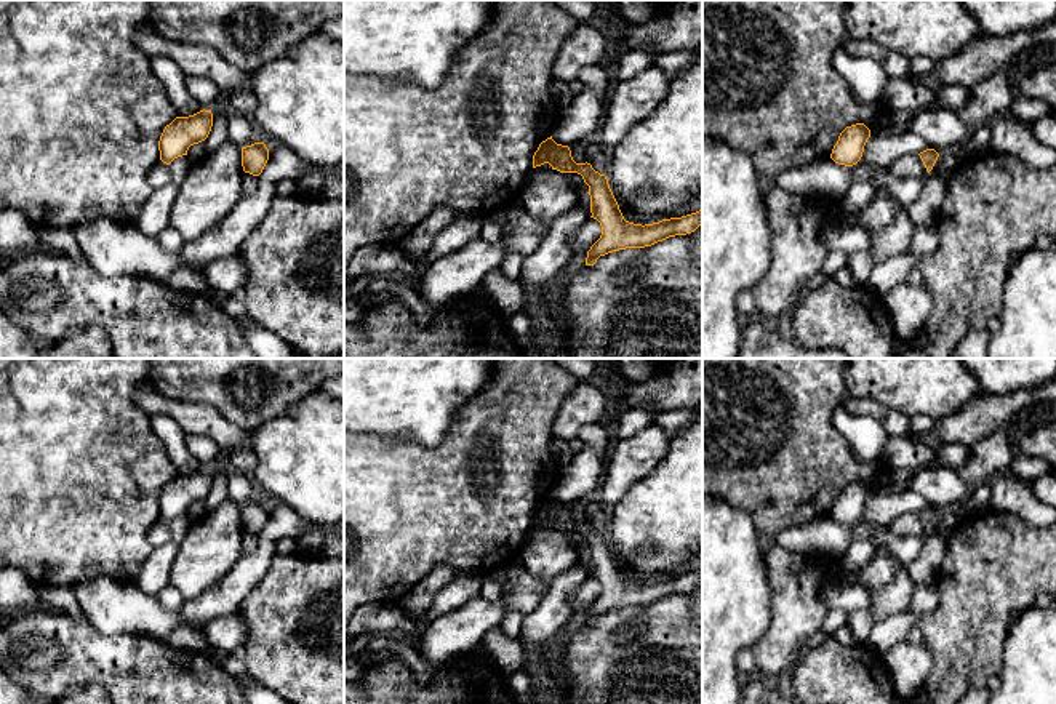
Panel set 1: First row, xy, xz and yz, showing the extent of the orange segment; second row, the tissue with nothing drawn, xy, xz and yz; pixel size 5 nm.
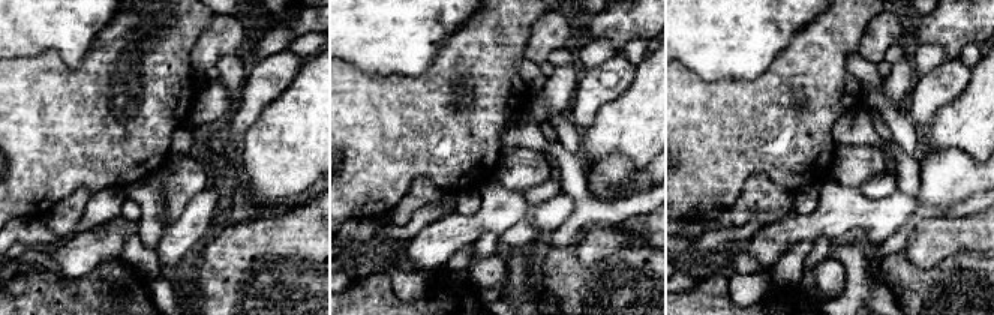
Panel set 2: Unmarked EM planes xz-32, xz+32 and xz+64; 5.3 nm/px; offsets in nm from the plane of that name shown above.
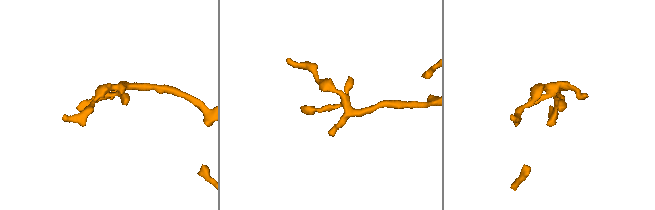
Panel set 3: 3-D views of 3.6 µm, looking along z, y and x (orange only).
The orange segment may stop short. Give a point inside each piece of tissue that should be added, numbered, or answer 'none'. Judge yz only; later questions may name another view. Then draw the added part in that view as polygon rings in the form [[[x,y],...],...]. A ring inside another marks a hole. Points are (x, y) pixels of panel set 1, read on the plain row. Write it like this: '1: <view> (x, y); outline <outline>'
none

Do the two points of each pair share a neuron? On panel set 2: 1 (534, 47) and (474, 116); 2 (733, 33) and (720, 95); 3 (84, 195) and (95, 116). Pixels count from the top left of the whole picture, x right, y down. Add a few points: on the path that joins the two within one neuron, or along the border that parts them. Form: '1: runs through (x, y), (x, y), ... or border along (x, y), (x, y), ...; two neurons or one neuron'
1: border along (535, 23), (522, 56); two neurons
2: border along (690, 69), (711, 81), (751, 80), (757, 77); two neurons
3: border along (93, 191), (78, 188), (54, 204); two neurons

